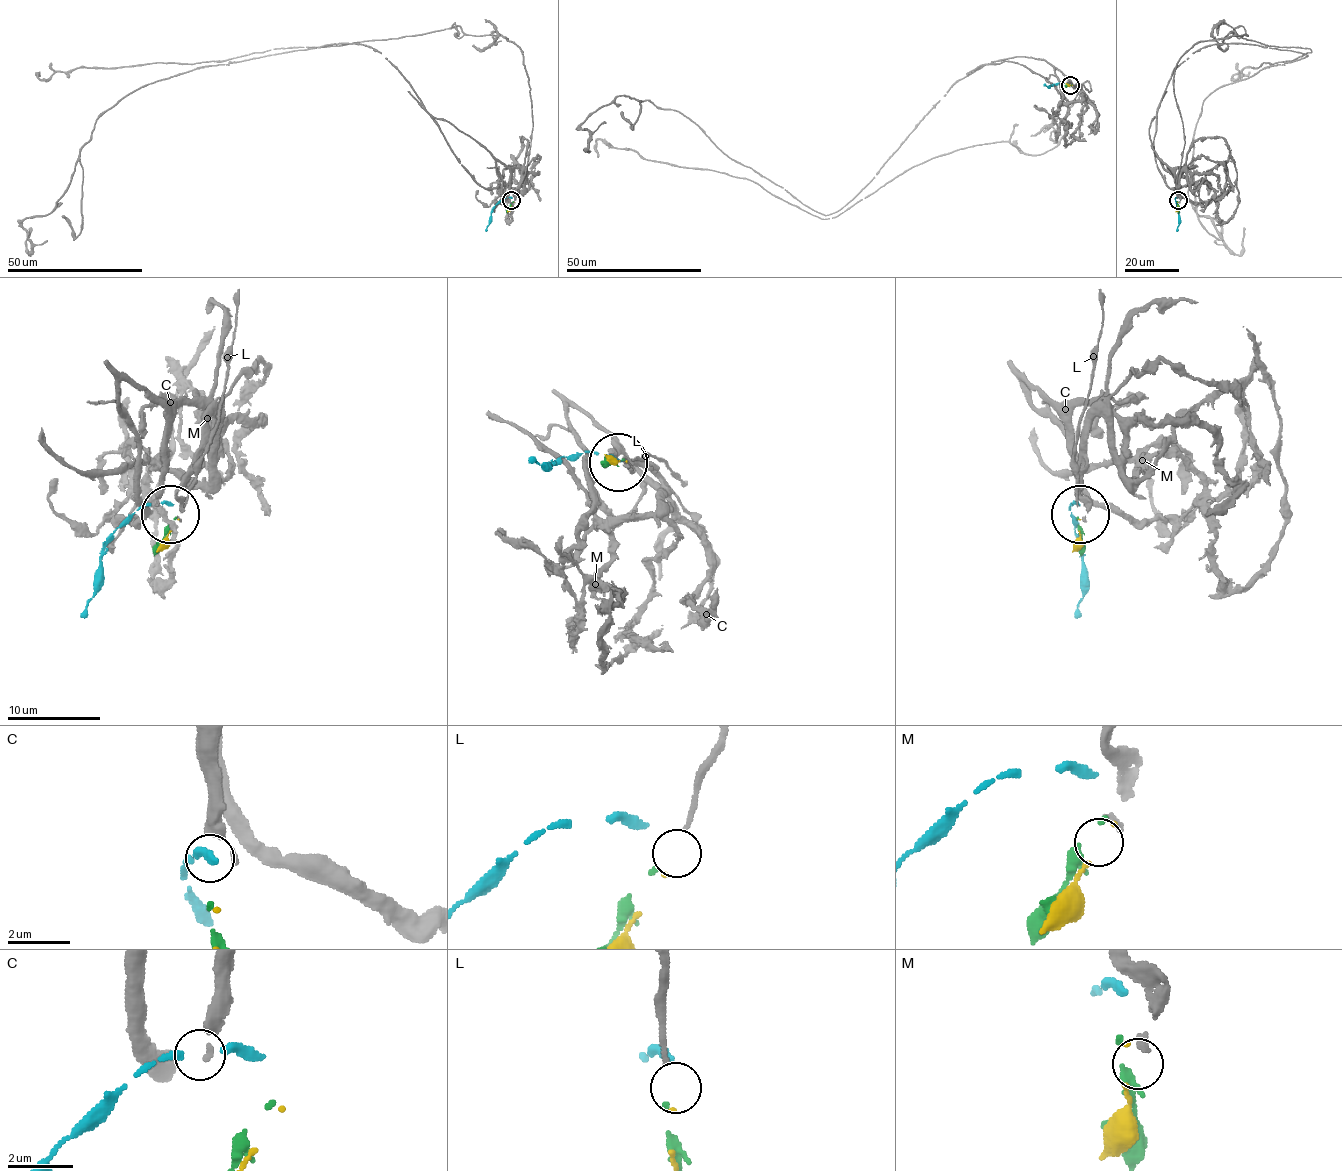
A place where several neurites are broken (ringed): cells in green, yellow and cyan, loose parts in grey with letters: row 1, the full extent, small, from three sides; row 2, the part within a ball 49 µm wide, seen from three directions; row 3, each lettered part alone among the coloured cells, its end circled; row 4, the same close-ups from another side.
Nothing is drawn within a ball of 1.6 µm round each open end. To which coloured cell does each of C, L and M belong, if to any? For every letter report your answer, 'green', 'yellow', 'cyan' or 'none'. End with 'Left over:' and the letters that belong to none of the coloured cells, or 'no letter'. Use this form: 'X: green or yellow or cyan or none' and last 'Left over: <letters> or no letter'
C: none
L: yellow
M: none
Left over: C, M

